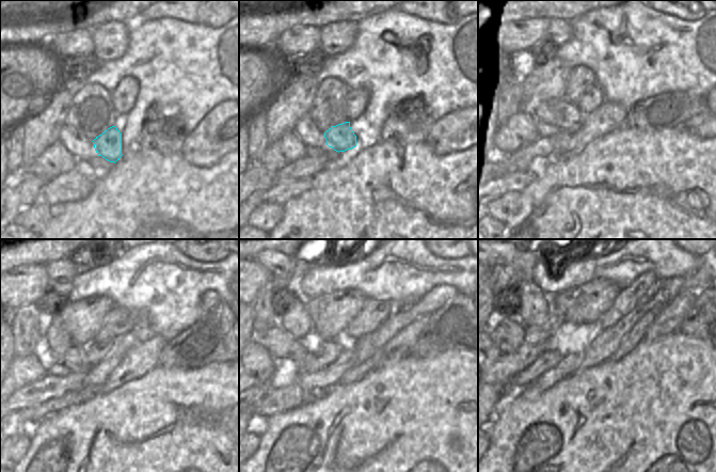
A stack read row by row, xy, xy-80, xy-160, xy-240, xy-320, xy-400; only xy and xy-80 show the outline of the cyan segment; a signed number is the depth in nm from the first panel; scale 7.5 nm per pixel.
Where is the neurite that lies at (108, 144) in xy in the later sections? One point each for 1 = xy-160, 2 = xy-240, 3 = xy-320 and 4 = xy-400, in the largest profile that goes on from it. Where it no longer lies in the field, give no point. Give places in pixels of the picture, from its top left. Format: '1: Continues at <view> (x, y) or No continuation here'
1: Continues at xy-160 (569, 119)
2: Continues at xy-240 (76, 358)
3: Continues at xy-320 (281, 344)
4: Continues at xy-400 (508, 334).

